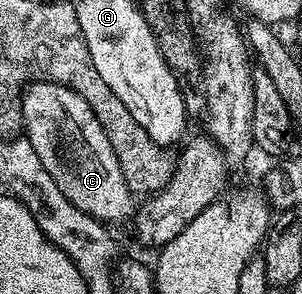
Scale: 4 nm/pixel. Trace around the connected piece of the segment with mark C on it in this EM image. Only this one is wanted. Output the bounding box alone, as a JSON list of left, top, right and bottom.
[22,81,134,225]

